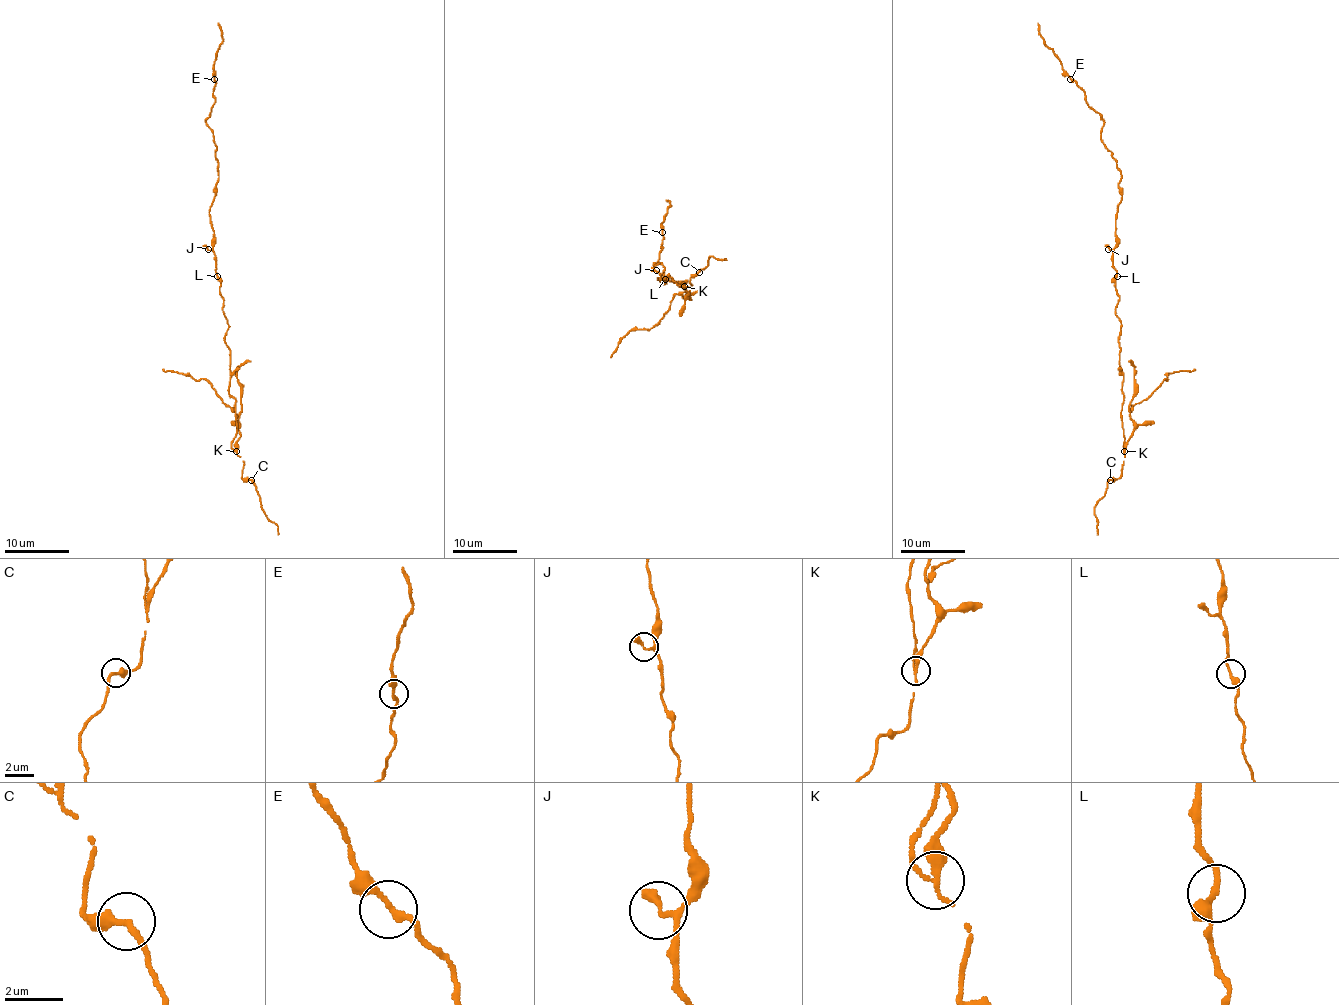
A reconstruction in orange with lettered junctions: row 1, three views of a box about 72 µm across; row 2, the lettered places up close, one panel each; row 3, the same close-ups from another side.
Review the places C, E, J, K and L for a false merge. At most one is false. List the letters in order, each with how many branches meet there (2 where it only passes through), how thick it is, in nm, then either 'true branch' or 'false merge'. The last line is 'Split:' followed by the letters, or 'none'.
C: 2 branches meet; 280 nm thick; true branch
E: 2 branches meet; 220 nm thick; true branch
J: 2 branches meet; 240 nm thick; true branch
K: 2 branches meet; 260 nm thick; false merge
L: 2 branches meet; 260 nm thick; true branch
Split: K

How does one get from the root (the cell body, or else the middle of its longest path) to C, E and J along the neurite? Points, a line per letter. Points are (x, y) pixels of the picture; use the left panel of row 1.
C: (219, 291), (229, 324), (235, 451), (241, 476), (251, 480)
E: (219, 291), (209, 215), (219, 170), (214, 135), (206, 122), (214, 105), (214, 79)
J: (219, 291), (221, 279), (216, 273), (216, 255), (208, 249)

